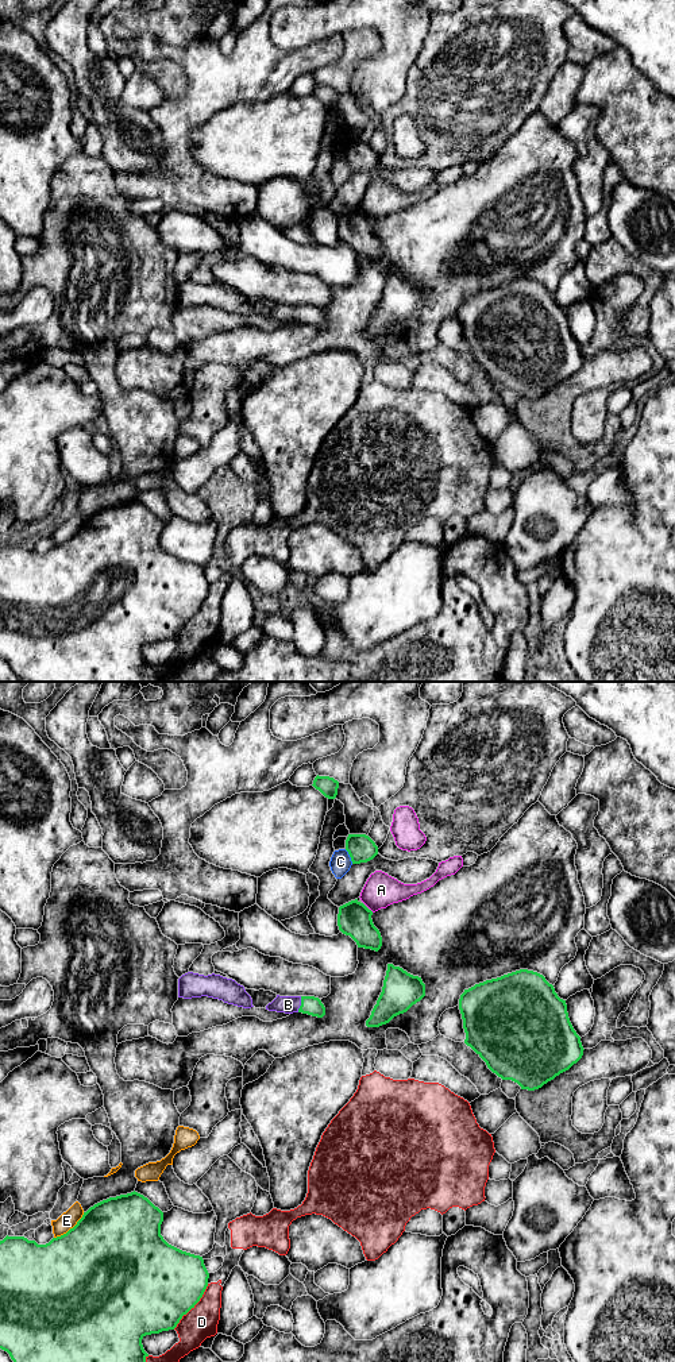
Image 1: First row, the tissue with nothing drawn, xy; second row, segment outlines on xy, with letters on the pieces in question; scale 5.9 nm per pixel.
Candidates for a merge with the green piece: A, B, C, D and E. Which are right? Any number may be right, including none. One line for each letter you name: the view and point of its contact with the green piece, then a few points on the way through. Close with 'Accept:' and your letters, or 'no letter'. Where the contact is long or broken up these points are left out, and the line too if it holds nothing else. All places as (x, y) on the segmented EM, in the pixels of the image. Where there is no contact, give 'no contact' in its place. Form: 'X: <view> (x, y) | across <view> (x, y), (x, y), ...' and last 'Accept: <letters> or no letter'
B: xy (301, 1004) | across xy (312, 1006), (301, 1004), (288, 1004)
Accept: B

